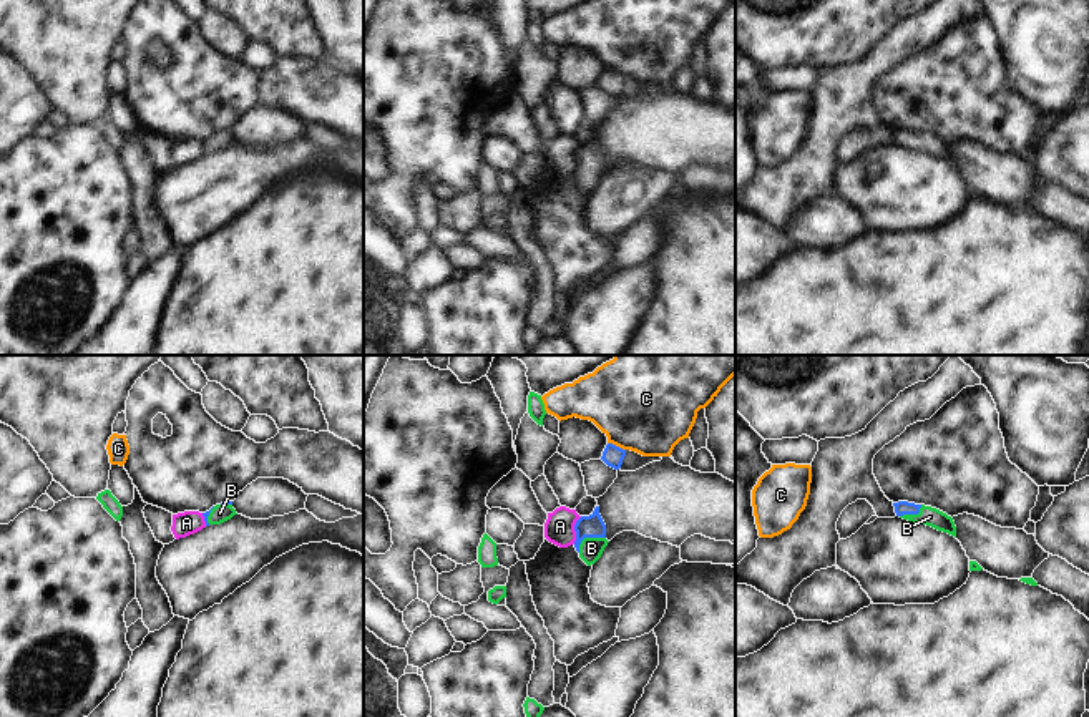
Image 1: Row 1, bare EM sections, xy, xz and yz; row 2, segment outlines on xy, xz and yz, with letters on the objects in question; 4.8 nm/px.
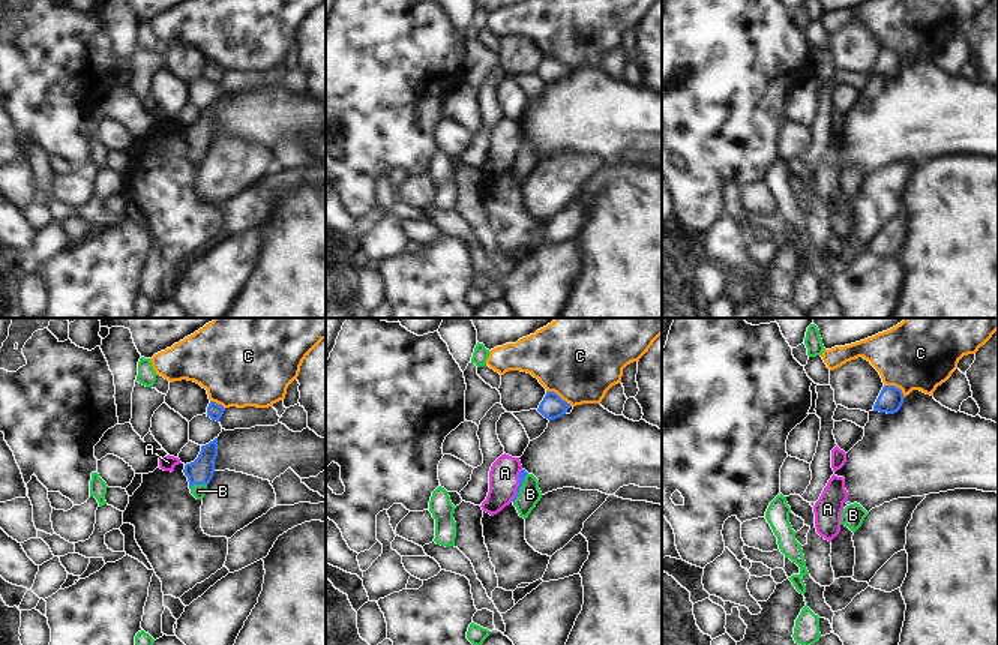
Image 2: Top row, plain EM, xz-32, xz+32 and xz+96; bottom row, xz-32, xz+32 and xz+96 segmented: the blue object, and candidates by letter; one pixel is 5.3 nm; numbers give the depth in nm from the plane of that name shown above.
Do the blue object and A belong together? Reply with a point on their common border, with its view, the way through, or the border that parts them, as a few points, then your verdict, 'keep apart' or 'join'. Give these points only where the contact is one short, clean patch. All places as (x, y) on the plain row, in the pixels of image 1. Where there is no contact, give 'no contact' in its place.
xz (575, 158) | along xz (581, 145), (575, 153), (573, 171) | keep apart

